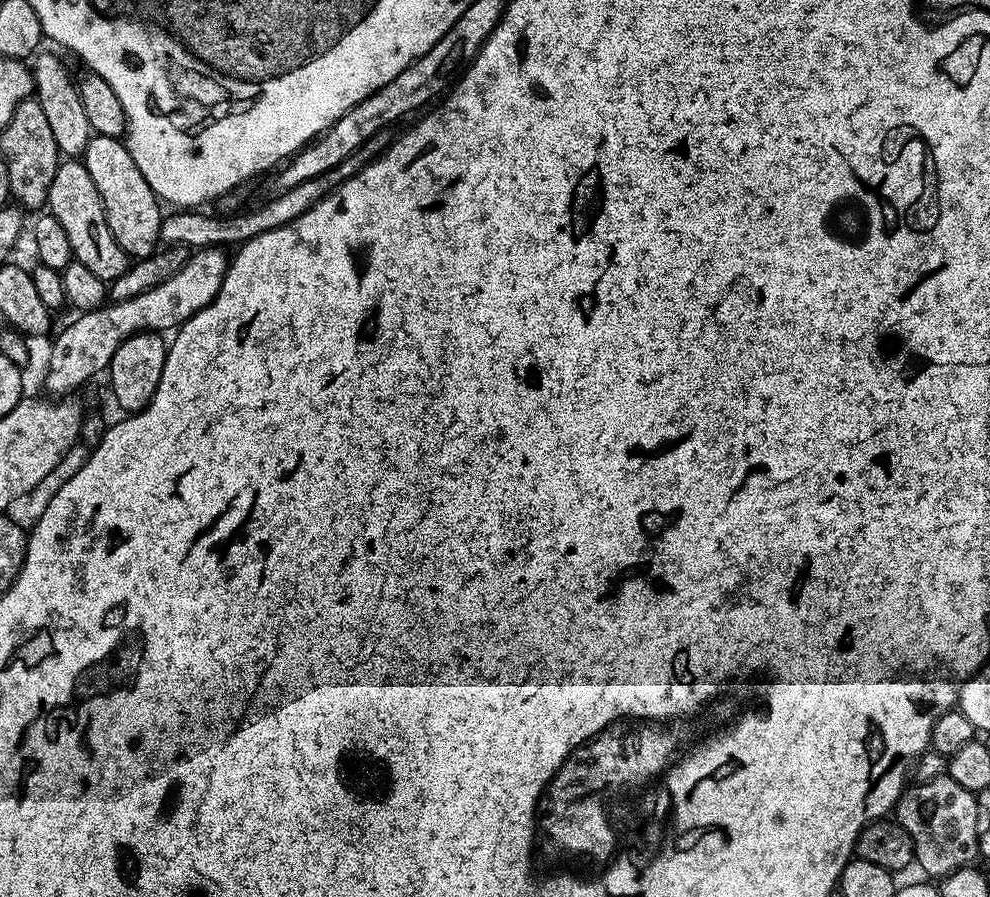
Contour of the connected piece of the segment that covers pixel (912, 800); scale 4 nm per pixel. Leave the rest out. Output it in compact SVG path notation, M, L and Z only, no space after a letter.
M950 775L932 778L928 782L909 783L909 788L899 793L890 806L890 819L898 822L912 843L912 855L915 863L920 863L928 872L943 874L958 867L969 859L974 852L974 832L972 836L972 808L974 812L973 789L962 786L962 782L954 782Z

